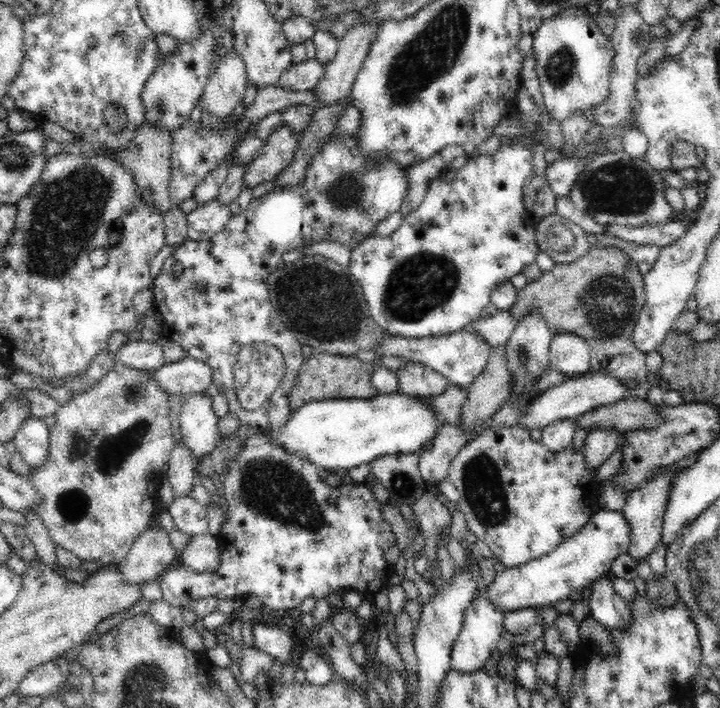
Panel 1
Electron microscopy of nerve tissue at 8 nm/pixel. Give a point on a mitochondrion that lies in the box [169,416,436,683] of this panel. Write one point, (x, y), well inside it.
(271, 488)

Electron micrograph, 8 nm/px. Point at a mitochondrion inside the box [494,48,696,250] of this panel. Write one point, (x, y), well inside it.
(618, 187)

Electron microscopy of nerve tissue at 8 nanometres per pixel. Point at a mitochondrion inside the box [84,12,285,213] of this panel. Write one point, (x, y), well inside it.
(159, 107)

